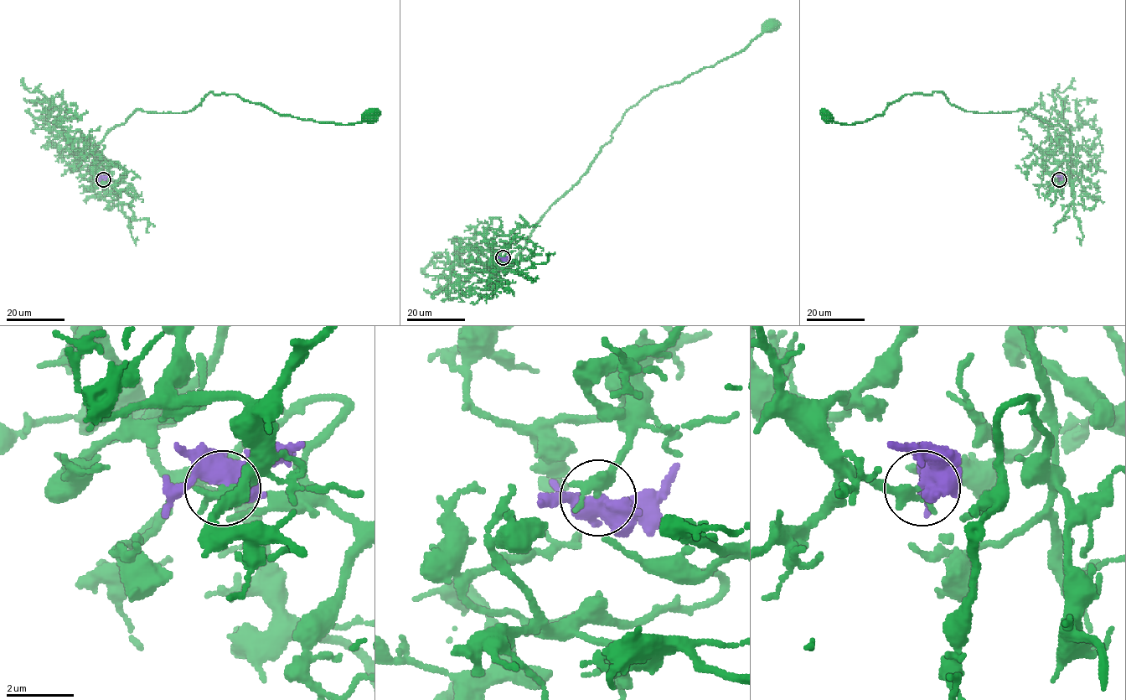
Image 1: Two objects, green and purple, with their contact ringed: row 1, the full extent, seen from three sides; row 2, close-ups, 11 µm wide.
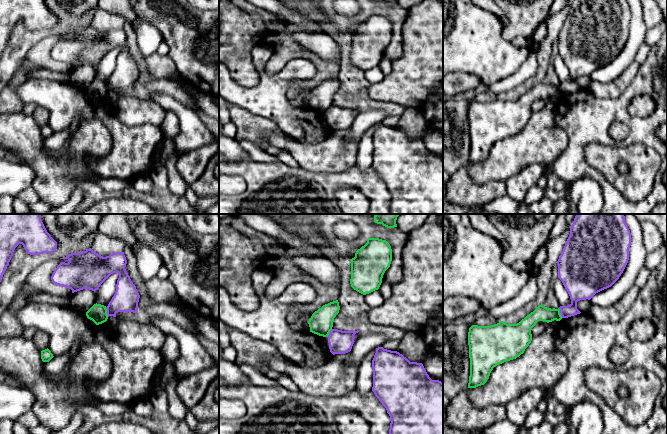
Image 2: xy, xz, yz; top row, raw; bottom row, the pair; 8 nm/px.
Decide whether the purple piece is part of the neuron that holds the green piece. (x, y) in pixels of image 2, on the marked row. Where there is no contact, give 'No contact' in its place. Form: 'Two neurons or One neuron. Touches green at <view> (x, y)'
Two neurons. Touches green at xy (106, 312)

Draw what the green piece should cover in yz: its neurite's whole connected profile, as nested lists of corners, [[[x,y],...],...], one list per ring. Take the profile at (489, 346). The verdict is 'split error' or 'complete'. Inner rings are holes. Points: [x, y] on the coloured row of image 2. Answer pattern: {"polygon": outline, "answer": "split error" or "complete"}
{"polygon": [[[539,305],[517,324],[500,321],[490,326],[472,325],[468,332],[470,376],[468,388],[484,385],[494,367],[516,359],[532,341],[531,330],[538,321],[560,321],[560,309]]], "answer": "complete"}

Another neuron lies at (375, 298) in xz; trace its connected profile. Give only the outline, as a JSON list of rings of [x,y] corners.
[[[375,290],[369,294],[364,295],[365,302],[371,307],[380,306],[384,301],[385,298],[382,296],[379,290]]]

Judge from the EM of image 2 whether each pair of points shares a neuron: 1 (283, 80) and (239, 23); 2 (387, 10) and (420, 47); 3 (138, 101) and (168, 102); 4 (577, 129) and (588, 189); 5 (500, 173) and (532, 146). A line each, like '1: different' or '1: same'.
1: different
2: different
3: different
4: different
5: same

